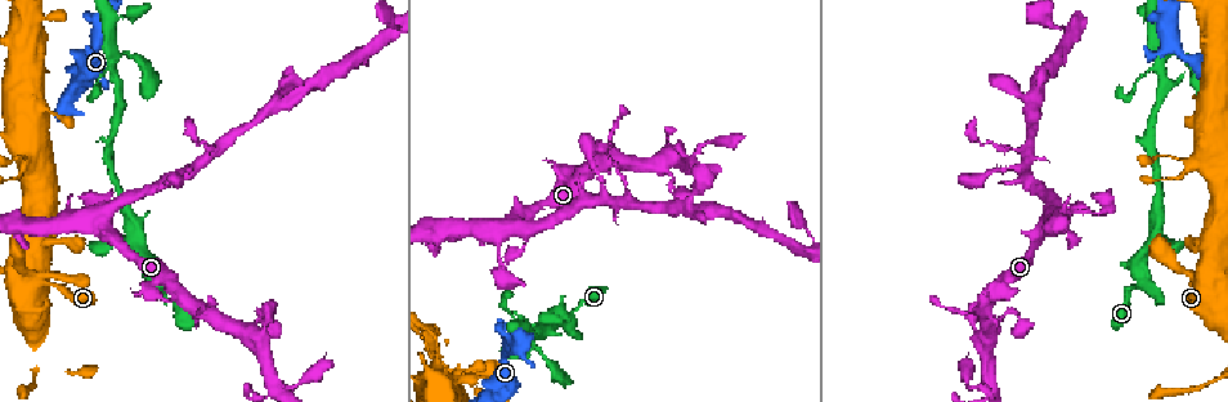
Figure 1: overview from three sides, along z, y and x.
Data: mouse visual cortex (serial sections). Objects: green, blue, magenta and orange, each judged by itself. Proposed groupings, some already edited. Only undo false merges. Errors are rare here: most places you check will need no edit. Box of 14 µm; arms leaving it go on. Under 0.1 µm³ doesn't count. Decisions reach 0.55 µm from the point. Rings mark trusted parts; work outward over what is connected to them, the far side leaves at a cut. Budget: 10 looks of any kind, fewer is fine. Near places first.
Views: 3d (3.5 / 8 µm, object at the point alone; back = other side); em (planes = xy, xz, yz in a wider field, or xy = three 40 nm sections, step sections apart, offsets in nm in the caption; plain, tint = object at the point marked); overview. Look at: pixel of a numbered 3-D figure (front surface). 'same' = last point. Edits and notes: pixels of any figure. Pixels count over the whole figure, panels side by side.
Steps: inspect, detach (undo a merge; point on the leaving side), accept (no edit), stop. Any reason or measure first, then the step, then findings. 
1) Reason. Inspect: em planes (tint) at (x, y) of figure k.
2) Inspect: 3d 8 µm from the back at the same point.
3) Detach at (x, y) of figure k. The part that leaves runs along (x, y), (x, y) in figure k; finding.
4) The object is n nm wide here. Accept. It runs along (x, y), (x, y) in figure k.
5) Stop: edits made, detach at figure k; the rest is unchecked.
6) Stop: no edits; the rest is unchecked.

Thin neck. Inspect: 3d 3.5 µm at (580, 304) of figure 1.

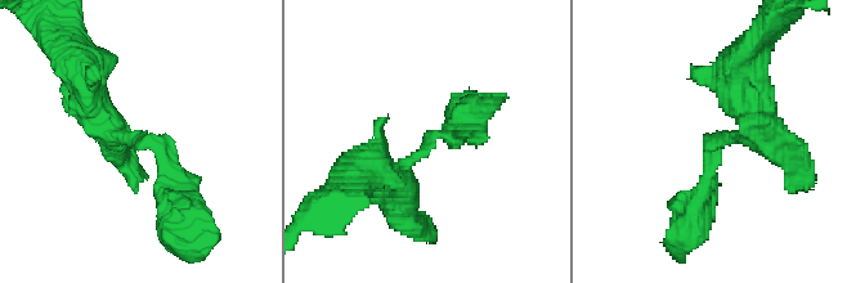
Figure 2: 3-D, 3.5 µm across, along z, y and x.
Inspect: em xy step 2 (tint) at (136, 139) of figure 2.

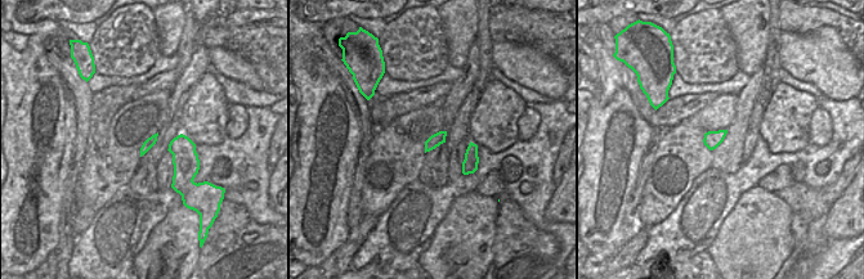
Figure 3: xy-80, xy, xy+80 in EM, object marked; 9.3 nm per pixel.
Accept. It runs along (176, 194), (157, 147), (113, 135), (90, 97) in figure 2; continuous, no second cell.

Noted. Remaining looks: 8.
Sudden change in width. Inspect: 3d 3.5 µm at (111, 246) of figure 1.

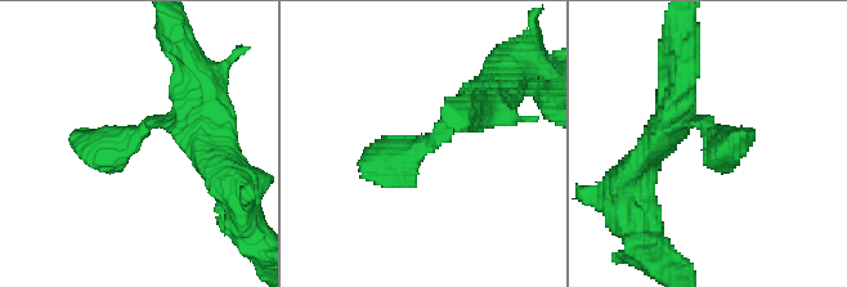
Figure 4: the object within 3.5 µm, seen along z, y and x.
Inspect: em xy step 1 (tint) at (714, 134) of figure 4.

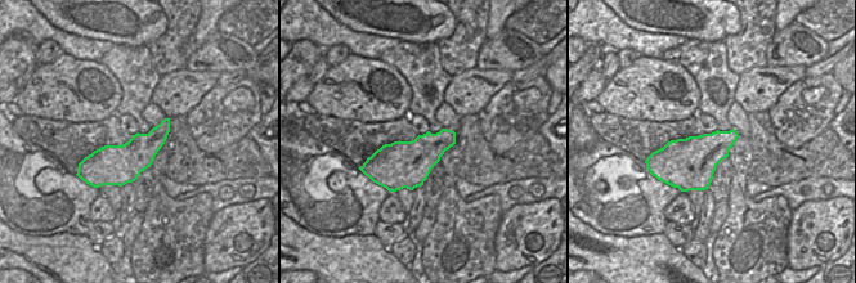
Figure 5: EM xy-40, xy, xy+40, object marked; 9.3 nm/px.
Accept. It runs along (485, 104), (359, 176) in figure 4; one cell here.

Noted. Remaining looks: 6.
Thick turns thin. Inspect: 3d 3.5 µm at (1174, 259) of figure 1.

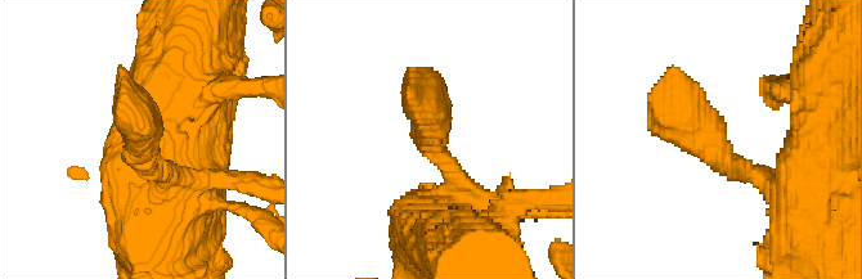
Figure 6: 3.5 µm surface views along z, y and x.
Shape alone is not enough. Inspect: em xy step 3 (tint) at (141, 143) of figure 6.

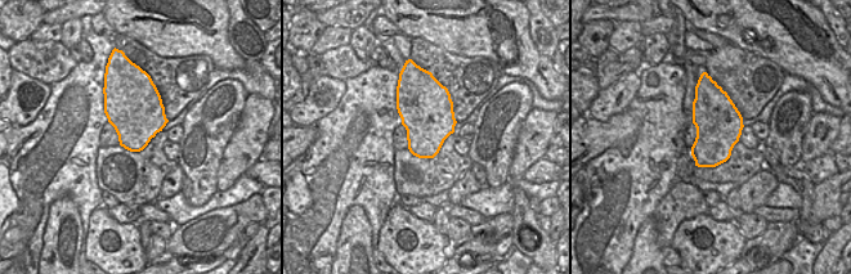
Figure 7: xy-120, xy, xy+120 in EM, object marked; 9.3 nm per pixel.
Accept. It runs along (771, 185), (708, 142), (672, 71) in figure 6; one cell here.

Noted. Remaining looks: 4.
Thick turns thin. Inspect: 3d 3.5 µm at (433, 356) of figure 1.

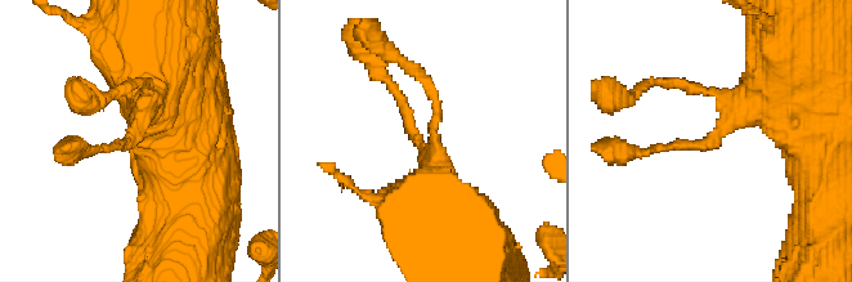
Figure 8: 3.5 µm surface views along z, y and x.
Shape alone is not enough. Inspect: em planes (tint) at (715, 141) of figure 8.

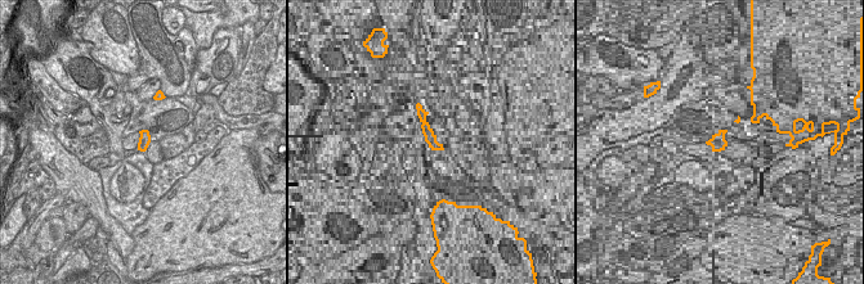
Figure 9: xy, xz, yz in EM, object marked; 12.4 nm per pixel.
Accept. It runs along (803, 65), (714, 139), (645, 151) in figure 8; continuous, no second cell.

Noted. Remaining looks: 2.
Stop: no edits; the rest is unchecked.

